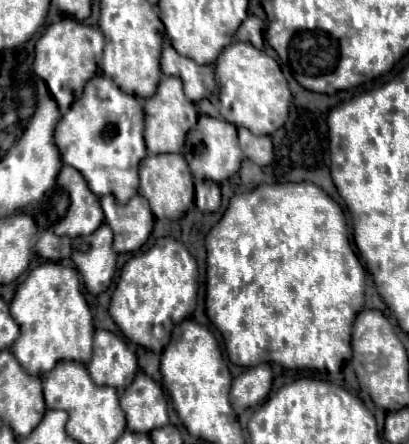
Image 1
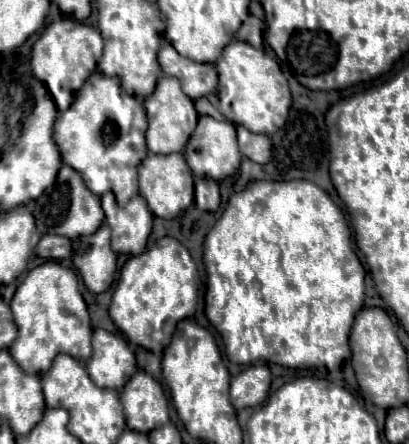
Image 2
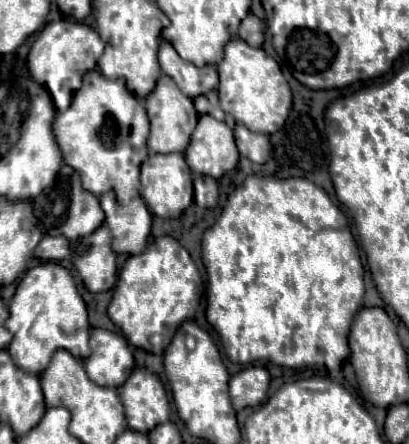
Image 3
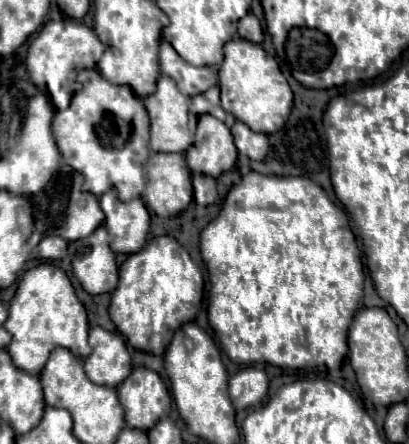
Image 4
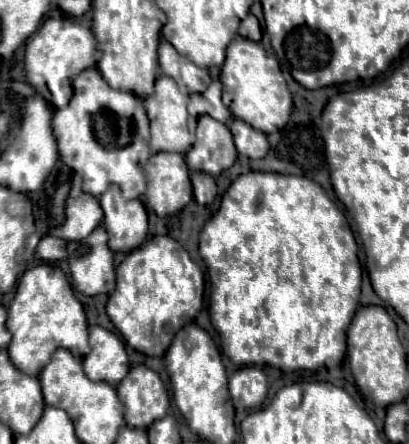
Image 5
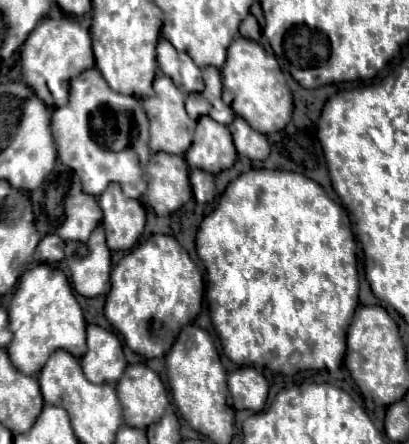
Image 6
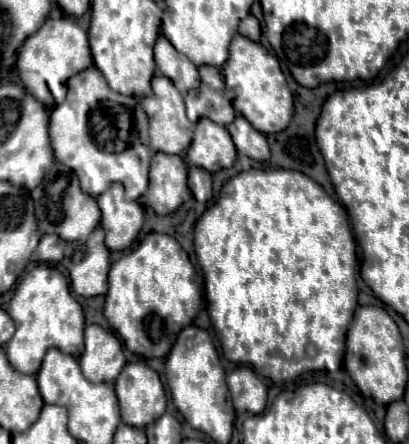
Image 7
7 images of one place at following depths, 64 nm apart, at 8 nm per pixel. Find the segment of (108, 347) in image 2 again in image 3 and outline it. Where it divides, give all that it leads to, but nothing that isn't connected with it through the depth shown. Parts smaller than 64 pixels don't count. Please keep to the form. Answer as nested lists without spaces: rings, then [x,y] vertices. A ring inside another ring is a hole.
[[[92,328],[90,332],[90,358],[84,360],[86,374],[98,386],[118,388],[130,376],[134,368],[134,358],[128,342],[122,334]]]

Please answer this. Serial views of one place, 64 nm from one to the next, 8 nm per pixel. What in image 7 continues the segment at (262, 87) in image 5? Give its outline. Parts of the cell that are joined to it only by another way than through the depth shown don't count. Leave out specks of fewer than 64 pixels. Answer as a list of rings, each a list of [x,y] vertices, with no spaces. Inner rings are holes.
[[[236,34],[229,47],[228,59],[224,68],[226,97],[240,114],[262,134],[274,134],[286,130],[292,120],[294,98],[280,70],[276,56],[268,54],[266,48],[250,38]]]

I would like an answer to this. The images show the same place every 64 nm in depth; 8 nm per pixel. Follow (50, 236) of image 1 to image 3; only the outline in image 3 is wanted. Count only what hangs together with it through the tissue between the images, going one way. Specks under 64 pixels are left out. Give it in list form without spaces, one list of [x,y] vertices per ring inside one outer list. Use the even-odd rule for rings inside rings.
[[[44,236],[34,250],[34,256],[42,260],[62,260],[70,254],[68,244],[70,242],[64,240],[64,236]]]

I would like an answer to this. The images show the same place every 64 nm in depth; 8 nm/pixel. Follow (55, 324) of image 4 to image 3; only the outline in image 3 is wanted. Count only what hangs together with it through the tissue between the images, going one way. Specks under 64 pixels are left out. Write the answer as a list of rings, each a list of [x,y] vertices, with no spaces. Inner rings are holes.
[[[56,262],[38,264],[24,274],[10,302],[10,318],[6,320],[6,328],[14,334],[8,346],[12,360],[16,360],[16,366],[30,374],[44,372],[56,348],[64,348],[82,360],[90,356],[90,324],[86,304],[76,290],[70,270]]]

